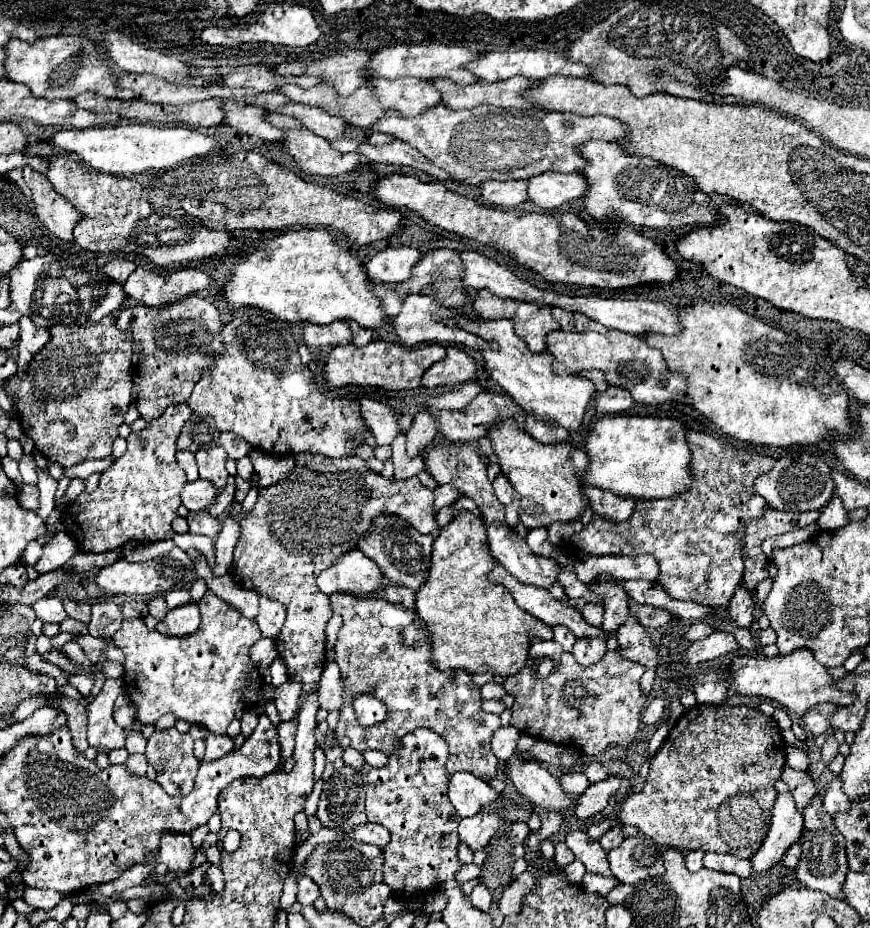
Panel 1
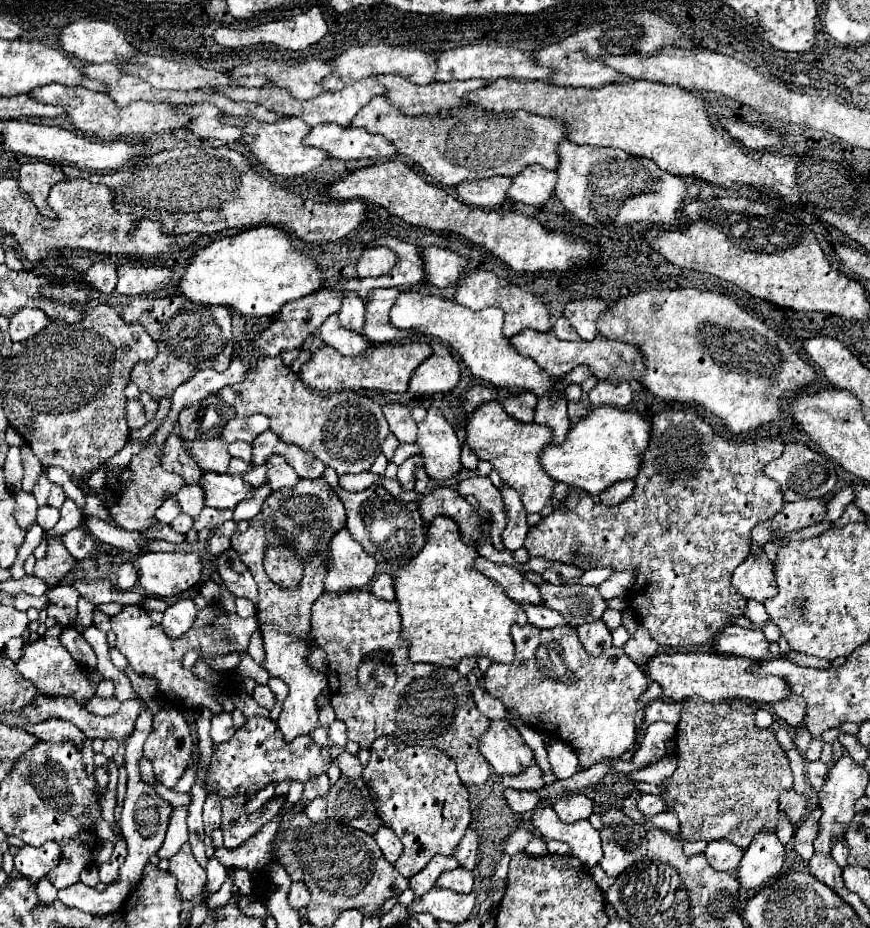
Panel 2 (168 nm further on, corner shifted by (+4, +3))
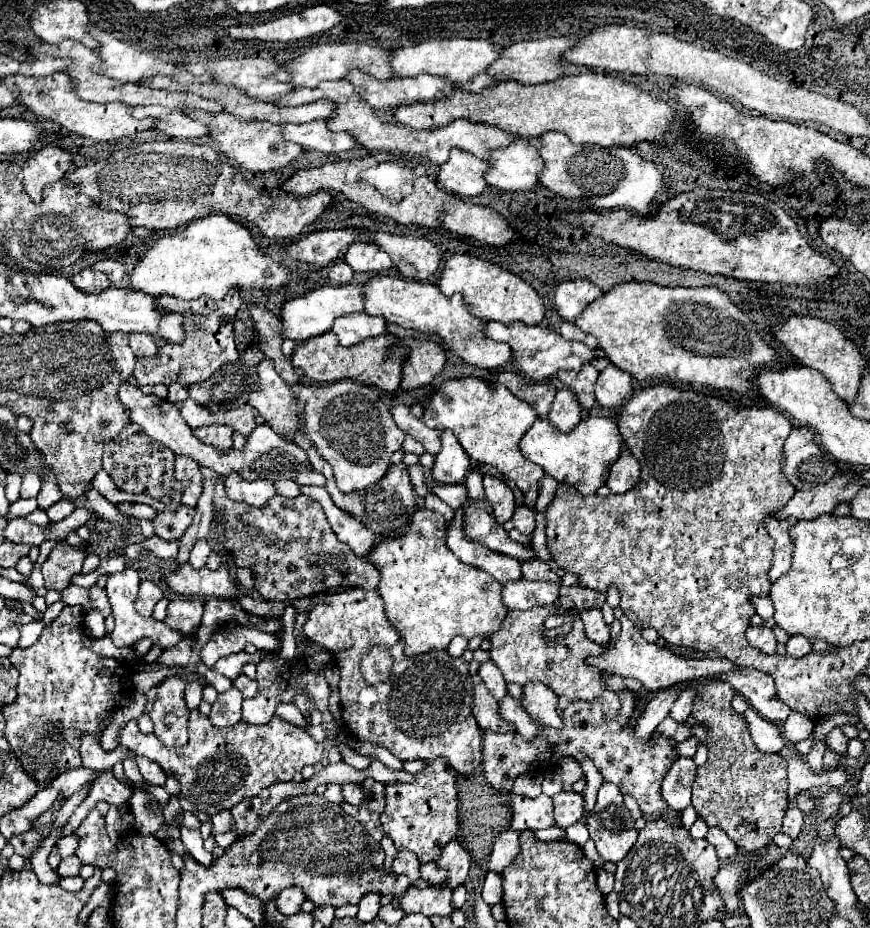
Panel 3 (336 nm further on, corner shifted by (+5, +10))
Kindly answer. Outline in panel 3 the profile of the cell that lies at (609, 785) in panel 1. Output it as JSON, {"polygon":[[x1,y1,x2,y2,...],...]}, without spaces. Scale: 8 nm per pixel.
{"polygon":[[560,792,554,798,554,822,560,828,568,828,570,824,576,824,582,818,584,812,584,800,576,792]]}

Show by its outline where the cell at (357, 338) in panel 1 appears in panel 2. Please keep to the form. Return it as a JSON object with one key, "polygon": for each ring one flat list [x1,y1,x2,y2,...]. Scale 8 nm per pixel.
{"polygon":[[347,295,343,299,341,311,339,311,339,321,345,329,355,331,363,335,363,325,365,325,365,305,357,295]]}

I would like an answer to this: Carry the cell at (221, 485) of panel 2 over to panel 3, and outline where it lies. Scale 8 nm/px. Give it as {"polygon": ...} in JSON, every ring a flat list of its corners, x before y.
{"polygon":[[230,474,226,478,226,494,236,502,246,502,250,506,262,508,270,498,276,496,276,488,270,480,246,482,238,474]]}

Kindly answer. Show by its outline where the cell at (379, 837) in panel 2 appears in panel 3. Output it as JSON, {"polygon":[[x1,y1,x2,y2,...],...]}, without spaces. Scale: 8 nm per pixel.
{"polygon":[[398,852,398,858,394,860,394,872,408,876,408,880,414,884,420,878,420,862,414,856,414,852]]}

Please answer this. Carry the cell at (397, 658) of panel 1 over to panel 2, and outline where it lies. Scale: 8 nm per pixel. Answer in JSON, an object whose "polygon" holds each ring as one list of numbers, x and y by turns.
{"polygon":[[365,589,343,591,337,595,323,593,311,609,311,623,317,633,317,645,327,651,327,681,331,691,331,705,347,725,347,737,361,749,369,749,381,735,393,735,407,743,439,747,457,765,463,785,481,785,489,777,489,763,479,751,483,733,491,719,485,717,471,695,471,685,455,667,435,667,427,663,411,663,407,657,409,641,401,637,401,615,397,601,383,601]]}

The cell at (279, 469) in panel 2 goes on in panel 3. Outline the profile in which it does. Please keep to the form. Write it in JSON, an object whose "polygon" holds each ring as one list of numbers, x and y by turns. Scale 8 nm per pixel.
{"polygon":[[302,486,302,494,308,494,310,498,314,498,314,500,318,500,322,504,322,508,324,508,324,512,328,516,328,522,330,522,332,530,336,532,338,540,348,544,354,550,356,556,364,558,372,550,374,534,364,526,364,522,360,518,352,516,350,512,340,510,332,502,328,490,316,488,316,486]]}

